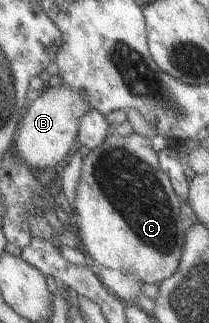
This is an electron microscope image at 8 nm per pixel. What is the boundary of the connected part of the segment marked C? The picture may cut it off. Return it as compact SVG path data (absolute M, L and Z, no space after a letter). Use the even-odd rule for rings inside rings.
M109 132L105 140L103 140L97 148L88 151L82 158L80 175L75 187L74 200L71 206L71 214L74 220L73 226L75 226L77 236L80 238L83 253L88 254L90 260L95 262L95 265L108 269L119 269L124 273L133 273L141 283L151 282L151 284L159 284L164 278L171 276L171 274L177 270L185 232L183 225L181 225L181 219L179 218L179 206L181 202L179 202L178 196L172 189L172 184L168 176L158 167L158 156L156 153L157 152L151 149L149 136L145 137L137 133L121 136L115 132Z

